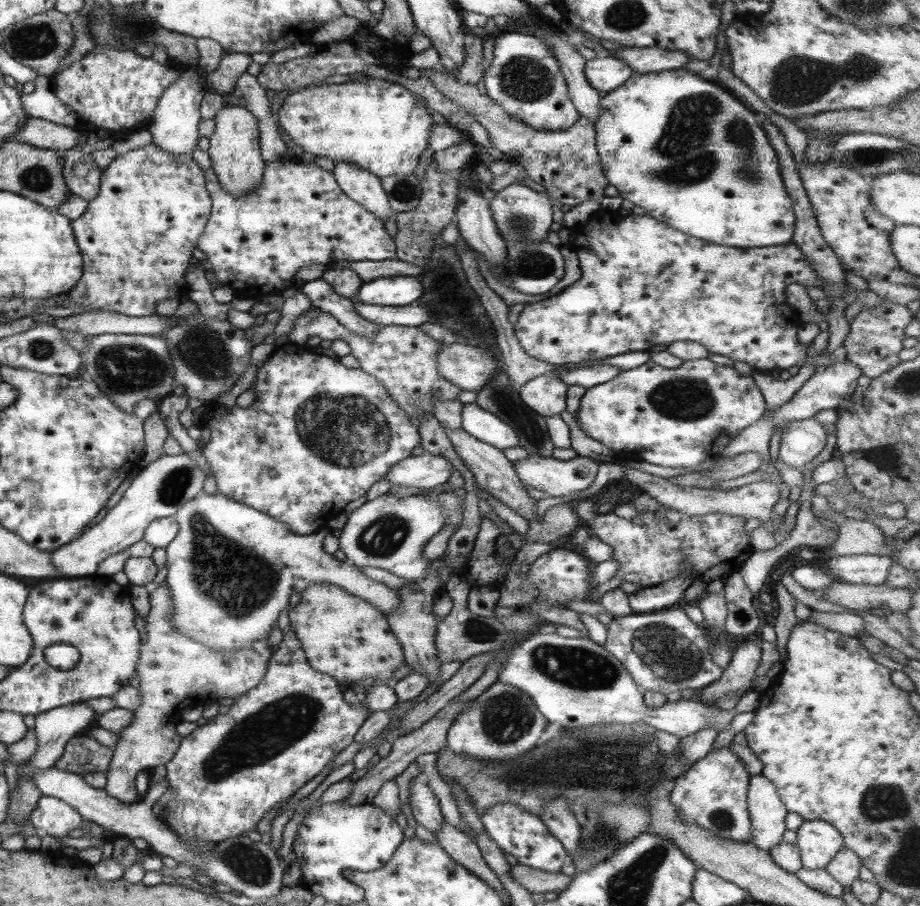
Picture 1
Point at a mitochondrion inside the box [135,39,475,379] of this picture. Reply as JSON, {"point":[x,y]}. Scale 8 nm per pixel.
{"point":[403,191]}

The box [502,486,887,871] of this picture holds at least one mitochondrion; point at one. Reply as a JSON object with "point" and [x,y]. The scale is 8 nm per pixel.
{"point":[666,652]}

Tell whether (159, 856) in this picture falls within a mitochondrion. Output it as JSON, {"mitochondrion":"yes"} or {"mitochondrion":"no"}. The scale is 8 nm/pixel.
{"mitochondrion":"no"}

